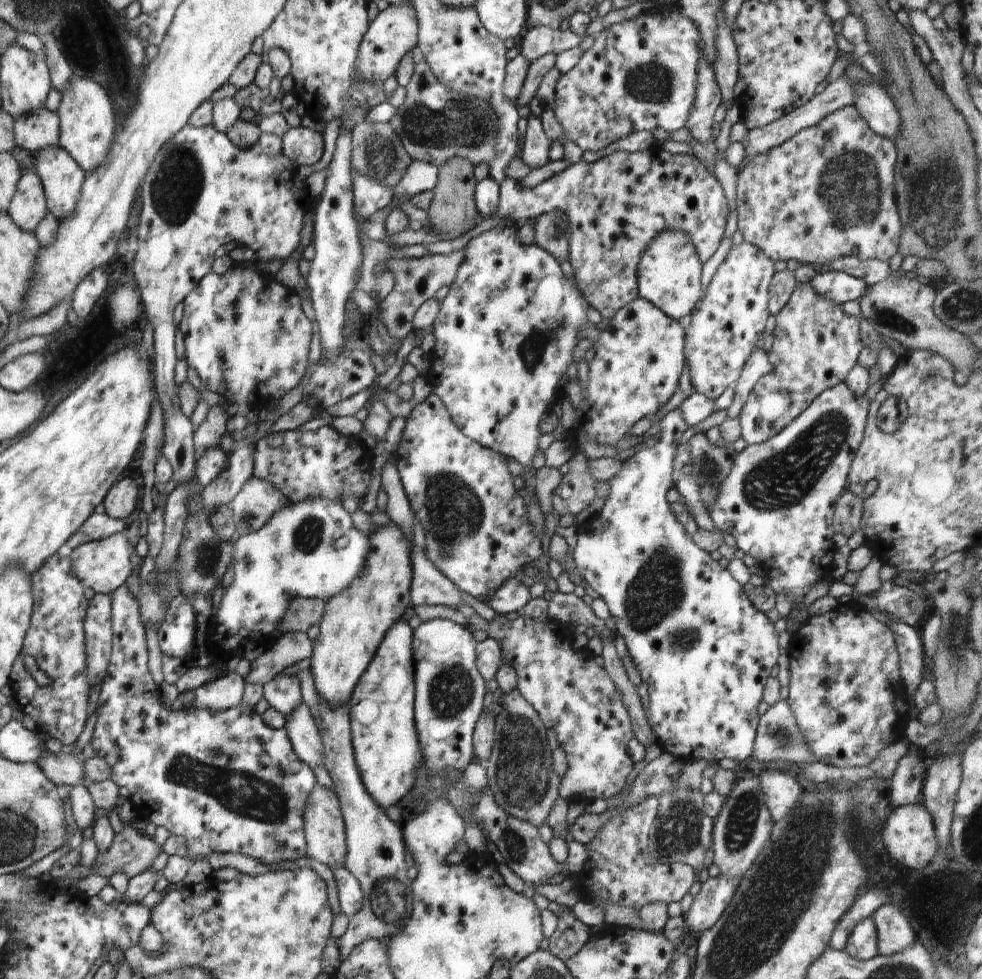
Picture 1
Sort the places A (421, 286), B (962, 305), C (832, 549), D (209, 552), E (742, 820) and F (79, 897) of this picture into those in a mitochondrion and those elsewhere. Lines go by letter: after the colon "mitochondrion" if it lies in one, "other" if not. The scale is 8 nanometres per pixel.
A: other
B: mitochondrion
C: other
D: mitochondrion
E: mitochondrion
F: other

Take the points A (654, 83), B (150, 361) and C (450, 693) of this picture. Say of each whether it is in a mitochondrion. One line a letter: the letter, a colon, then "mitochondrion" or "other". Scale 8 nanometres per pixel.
A: mitochondrion
B: other
C: mitochondrion

